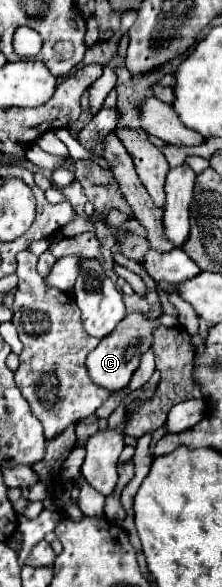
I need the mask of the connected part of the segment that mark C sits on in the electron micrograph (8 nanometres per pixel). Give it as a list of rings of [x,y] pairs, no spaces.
[[[143,311],[127,313],[125,321],[121,321],[121,325],[117,325],[117,329],[113,329],[113,333],[109,337],[103,337],[101,343],[89,353],[89,357],[87,357],[87,369],[89,369],[91,381],[95,385],[99,385],[99,387],[107,387],[109,391],[123,389],[129,383],[133,371],[137,369],[141,355],[151,349],[151,345],[153,345],[153,331],[159,325],[175,327],[177,325],[177,317],[163,313],[161,317],[149,319],[147,313],[143,313]]]

